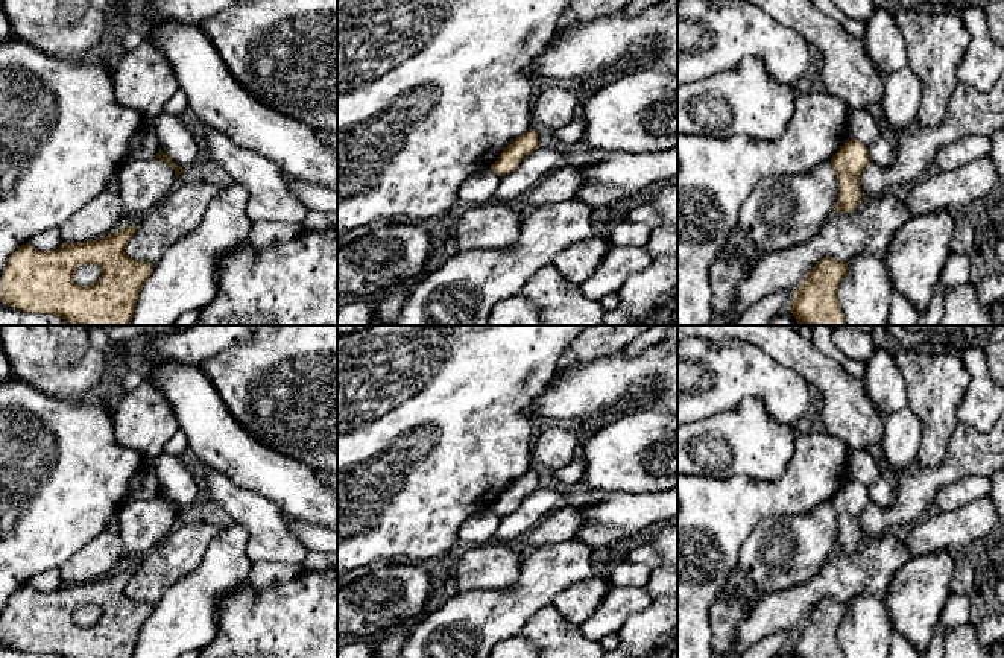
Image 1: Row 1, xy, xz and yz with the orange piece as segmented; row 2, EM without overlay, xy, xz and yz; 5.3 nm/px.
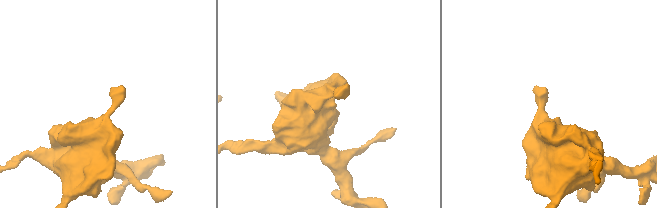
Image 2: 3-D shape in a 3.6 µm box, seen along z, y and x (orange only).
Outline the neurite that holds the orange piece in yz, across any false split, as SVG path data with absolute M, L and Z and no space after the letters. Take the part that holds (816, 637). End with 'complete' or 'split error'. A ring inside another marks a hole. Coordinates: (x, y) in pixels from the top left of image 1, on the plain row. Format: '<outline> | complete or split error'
M822 599L796 629L788 649L794 658L845 658L837 631L848 603Z | complete

